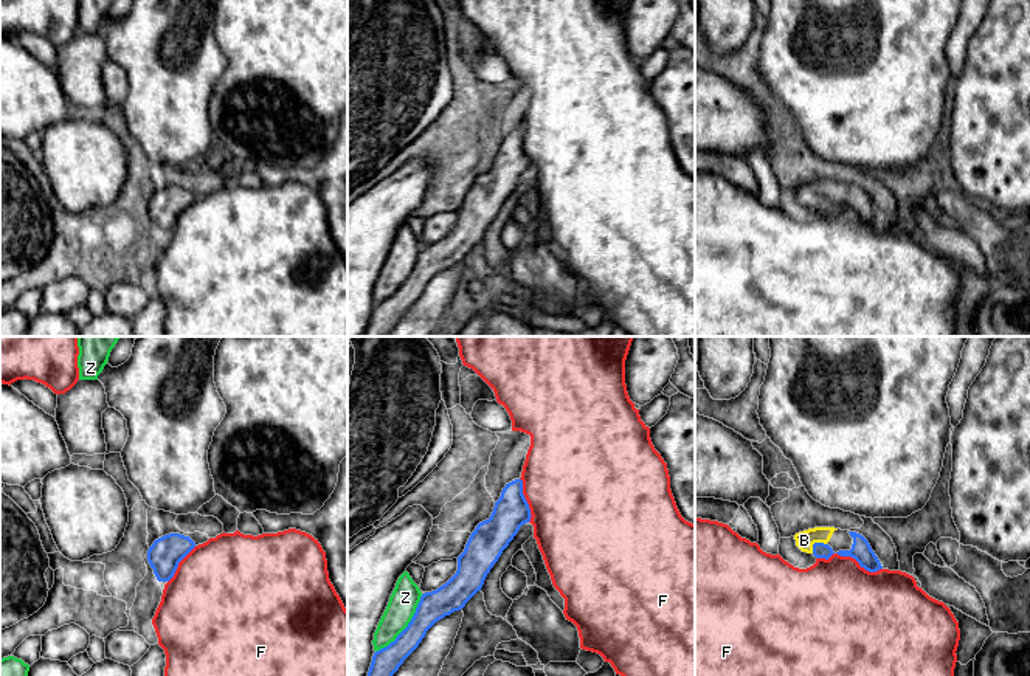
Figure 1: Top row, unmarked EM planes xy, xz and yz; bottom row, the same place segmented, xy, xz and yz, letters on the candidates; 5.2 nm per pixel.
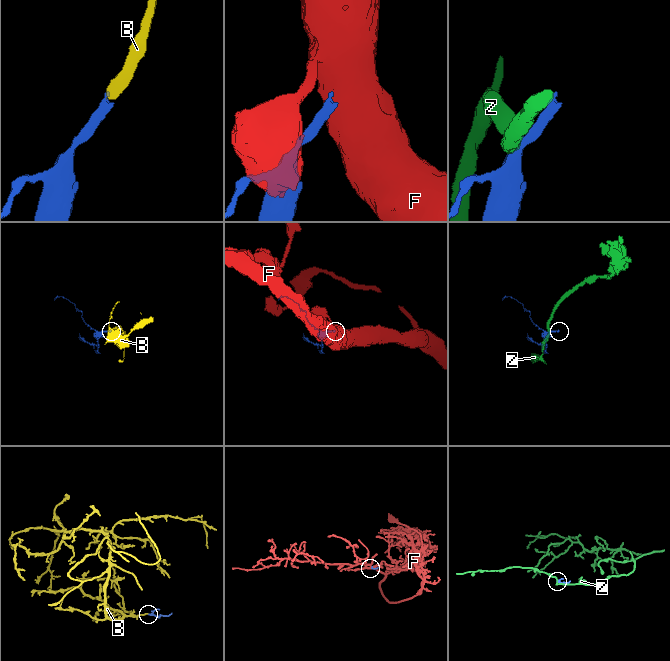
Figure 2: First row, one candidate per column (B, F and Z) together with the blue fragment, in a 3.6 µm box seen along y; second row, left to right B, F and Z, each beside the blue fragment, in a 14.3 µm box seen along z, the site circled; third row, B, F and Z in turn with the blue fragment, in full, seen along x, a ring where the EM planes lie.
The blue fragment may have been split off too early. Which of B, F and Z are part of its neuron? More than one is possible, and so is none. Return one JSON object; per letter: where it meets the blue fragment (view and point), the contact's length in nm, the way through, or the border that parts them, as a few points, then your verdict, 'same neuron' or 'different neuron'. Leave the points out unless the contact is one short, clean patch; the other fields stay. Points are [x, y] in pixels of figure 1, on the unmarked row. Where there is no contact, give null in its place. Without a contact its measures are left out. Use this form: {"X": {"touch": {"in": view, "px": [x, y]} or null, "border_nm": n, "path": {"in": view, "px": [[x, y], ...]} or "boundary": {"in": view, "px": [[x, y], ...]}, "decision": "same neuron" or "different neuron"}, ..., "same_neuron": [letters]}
{"B": {"touch": {"in": "yz", "px": [815, 196]}, "border_nm": 90, "path": {"in": "yz", "px": [[819, 202], [815, 196], [804, 193]]}, "decision": "same neuron"}, "F": {"touch": {"in": "yz", "px": [860, 217]}, "border_nm": 260, "boundary": {"in": "yz", "px": [[836, 205], [852, 210], [869, 224], [881, 222]]}, "decision": "different neuron"}, "Z": {"touch": {"in": "xz", "px": [407, 279]}, "border_nm": 380, "boundary": {"in": "xz", "px": [[422, 247], [408, 278], [376, 304]]}, "decision": "different neuron"}, "same_neuron": ["B"]}

